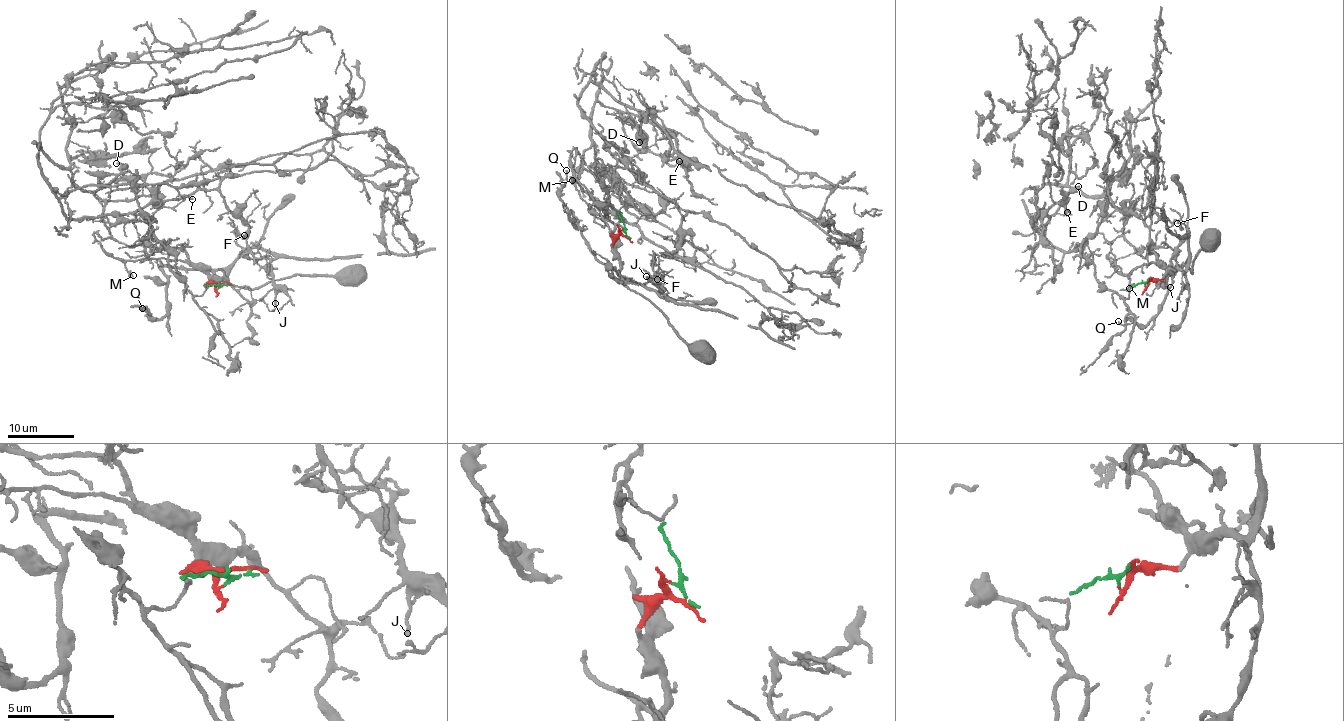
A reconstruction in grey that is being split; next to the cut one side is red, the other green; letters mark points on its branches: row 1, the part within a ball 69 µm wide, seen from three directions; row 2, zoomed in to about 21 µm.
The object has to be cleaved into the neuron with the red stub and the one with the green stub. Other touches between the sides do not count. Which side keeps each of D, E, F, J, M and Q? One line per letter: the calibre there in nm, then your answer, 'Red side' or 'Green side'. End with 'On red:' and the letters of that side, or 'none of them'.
D: Thickness 150 nm. Green side
E: Thickness 110 nm. Green side
F: Thickness 110 nm. Red side
J: Thickness 120 nm. Red side
M: Thickness 130 nm. Red side
Q: Thickness 130 nm. Red side
On red: F, J, M, Q

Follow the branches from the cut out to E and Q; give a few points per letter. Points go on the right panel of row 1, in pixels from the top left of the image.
E: (1145, 285), (1120, 298), (1080, 253), (1086, 238), (1062, 252), (1043, 236), (1045, 210), (1061, 202), (1067, 212)
Q: (1145, 285), (1166, 276), (1189, 261), (1169, 269), (1167, 298), (1162, 310), (1144, 325), (1118, 322)

